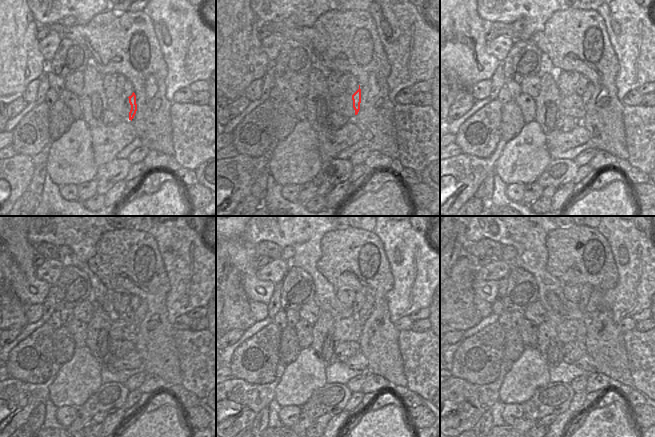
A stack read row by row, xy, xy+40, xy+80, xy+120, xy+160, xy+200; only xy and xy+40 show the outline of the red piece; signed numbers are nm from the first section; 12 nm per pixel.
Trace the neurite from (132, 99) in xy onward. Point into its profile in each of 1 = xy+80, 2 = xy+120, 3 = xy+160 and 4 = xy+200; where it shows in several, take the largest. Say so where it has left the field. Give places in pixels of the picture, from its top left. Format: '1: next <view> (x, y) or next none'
1: next xy+80 (588, 92)
2: next xy+120 (139, 315)
3: next xy+160 (367, 307)
4: next xy+200 (592, 308)

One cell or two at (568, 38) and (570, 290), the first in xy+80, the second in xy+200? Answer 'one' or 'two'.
two

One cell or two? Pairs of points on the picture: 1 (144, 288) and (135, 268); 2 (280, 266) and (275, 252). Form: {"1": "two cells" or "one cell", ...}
{"1": "one cell", "2": "two cells"}

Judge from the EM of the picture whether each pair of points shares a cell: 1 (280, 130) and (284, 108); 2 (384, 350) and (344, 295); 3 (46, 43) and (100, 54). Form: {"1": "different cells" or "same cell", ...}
{"1": "same cell", "2": "different cells", "3": "different cells"}

